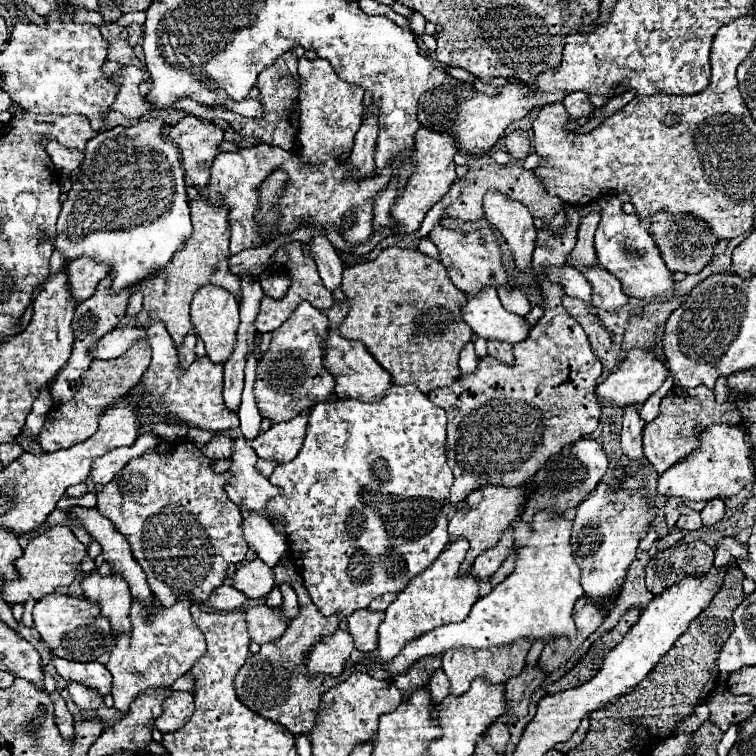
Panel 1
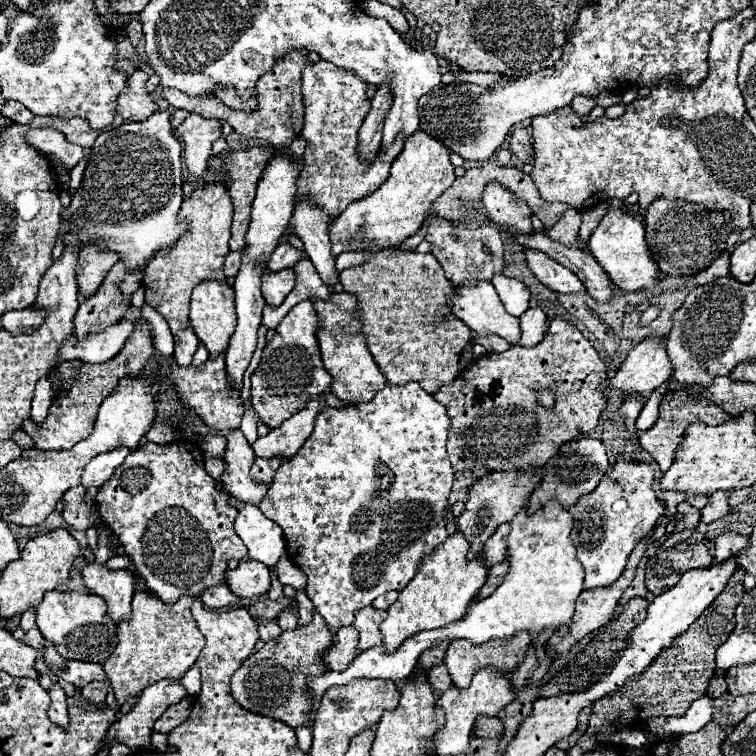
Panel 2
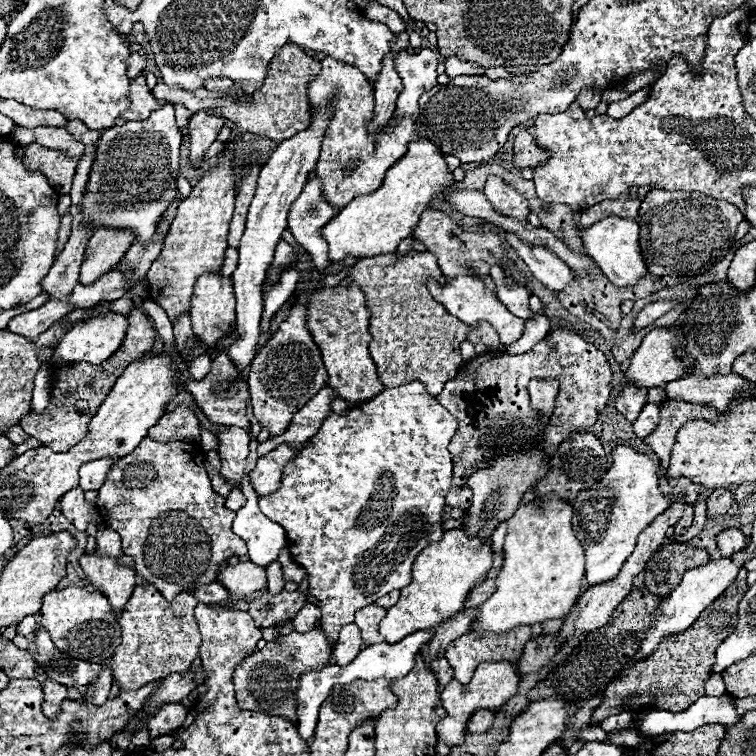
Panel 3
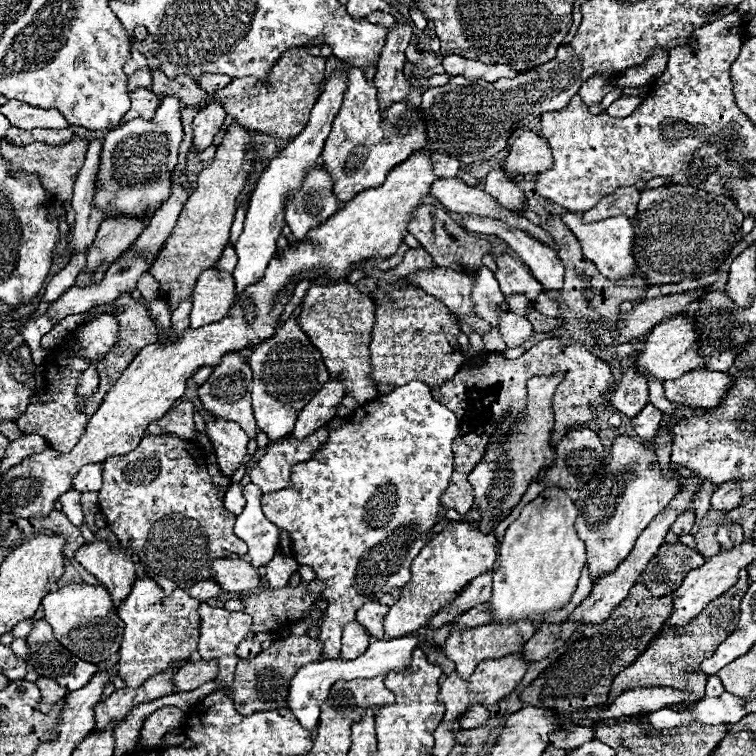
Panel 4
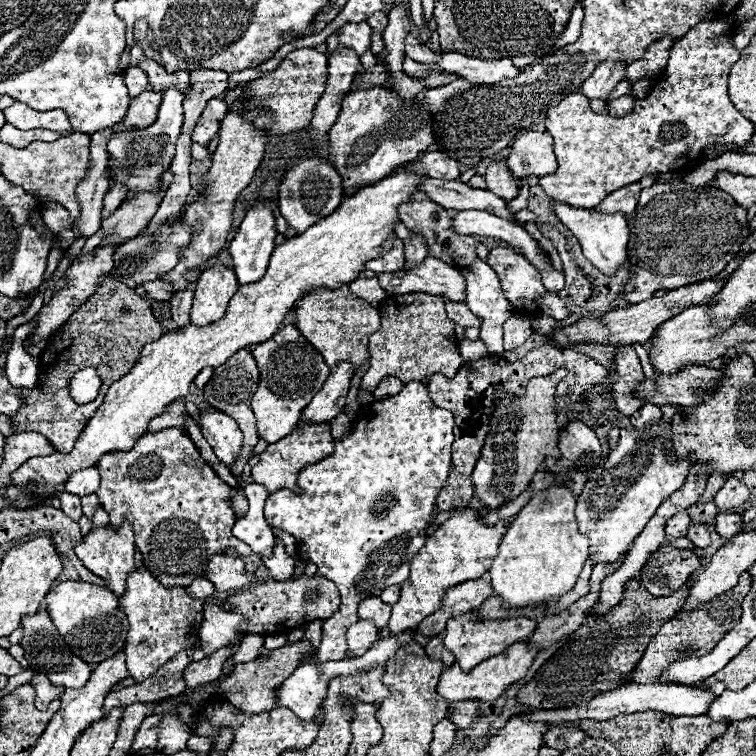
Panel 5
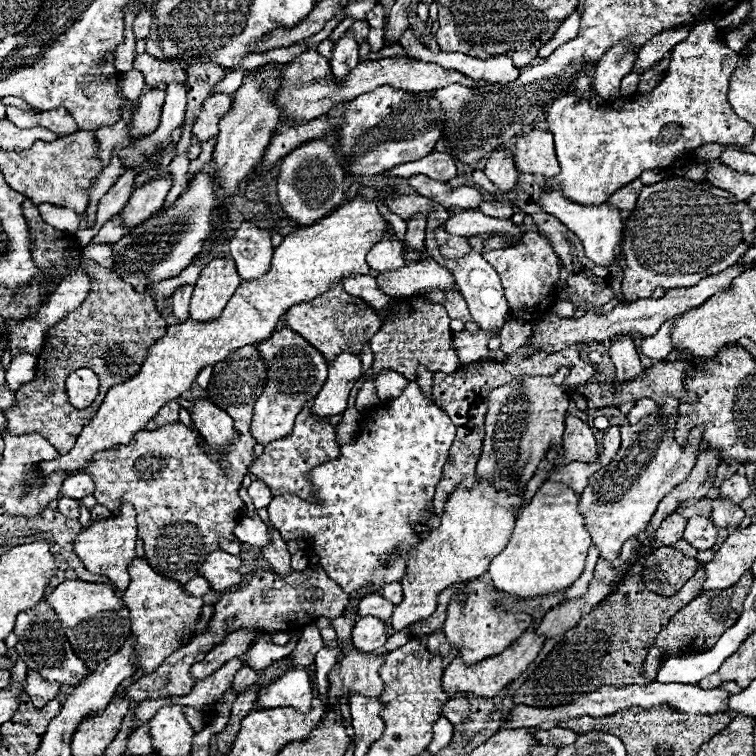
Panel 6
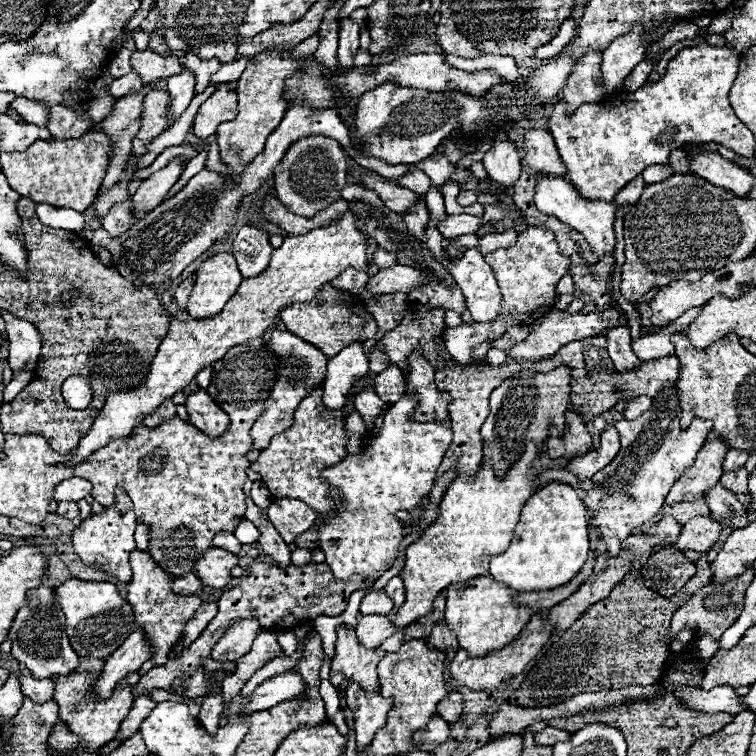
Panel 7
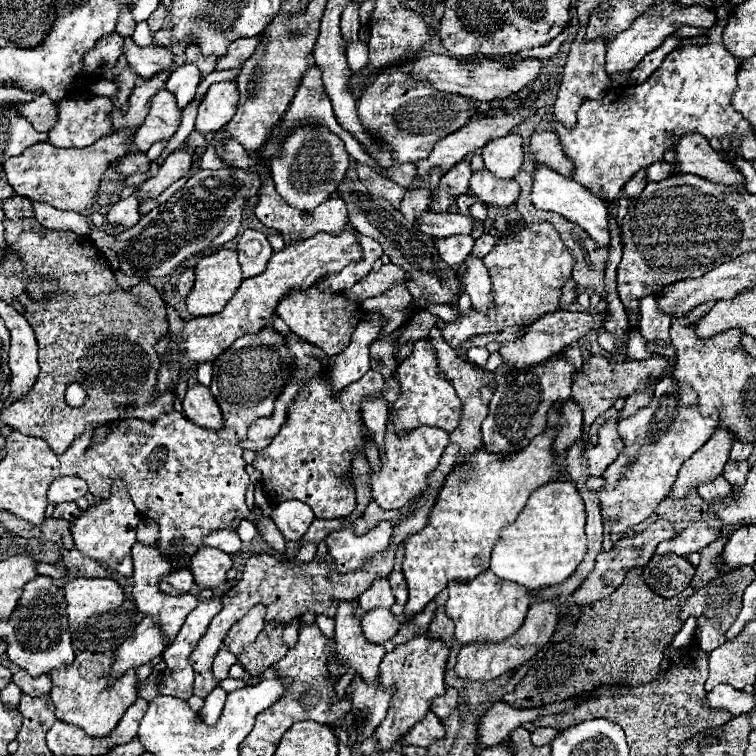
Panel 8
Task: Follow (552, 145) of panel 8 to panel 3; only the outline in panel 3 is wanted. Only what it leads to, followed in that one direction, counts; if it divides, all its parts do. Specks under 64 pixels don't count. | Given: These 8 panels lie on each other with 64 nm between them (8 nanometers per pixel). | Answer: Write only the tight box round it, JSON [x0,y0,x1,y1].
[514,130,546,168]

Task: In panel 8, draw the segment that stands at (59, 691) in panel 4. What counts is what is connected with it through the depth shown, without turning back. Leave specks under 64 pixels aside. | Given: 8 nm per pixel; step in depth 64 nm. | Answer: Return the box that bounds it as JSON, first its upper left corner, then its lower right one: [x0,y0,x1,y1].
[12,670,52,696]

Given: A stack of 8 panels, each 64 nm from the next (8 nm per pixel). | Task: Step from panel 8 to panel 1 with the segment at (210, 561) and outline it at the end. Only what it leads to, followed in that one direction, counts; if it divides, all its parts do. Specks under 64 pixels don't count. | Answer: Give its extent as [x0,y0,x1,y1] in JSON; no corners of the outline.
[234,558,274,598]

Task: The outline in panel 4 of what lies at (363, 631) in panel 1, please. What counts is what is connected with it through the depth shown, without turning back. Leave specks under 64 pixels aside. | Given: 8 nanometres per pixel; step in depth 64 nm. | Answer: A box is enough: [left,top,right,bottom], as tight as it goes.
[356,602,388,638]

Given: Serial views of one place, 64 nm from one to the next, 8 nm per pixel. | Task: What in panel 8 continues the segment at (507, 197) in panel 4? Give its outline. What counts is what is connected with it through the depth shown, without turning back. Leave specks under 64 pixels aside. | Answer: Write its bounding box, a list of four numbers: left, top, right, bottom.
[482,134,524,180]

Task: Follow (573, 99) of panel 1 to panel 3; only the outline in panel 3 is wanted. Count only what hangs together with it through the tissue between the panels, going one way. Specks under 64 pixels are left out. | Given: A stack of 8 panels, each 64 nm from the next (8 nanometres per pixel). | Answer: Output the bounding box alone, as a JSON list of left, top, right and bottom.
[576,90,602,112]

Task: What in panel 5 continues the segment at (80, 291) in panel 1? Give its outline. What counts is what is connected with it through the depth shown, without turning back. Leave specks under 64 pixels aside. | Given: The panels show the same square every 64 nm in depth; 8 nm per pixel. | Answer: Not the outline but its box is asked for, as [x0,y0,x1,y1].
[100,184,168,250]

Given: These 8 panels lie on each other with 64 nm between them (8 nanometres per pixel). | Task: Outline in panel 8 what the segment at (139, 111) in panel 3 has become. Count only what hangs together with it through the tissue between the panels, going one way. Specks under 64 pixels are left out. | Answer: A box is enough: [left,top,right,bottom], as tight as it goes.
[134,90,180,152]

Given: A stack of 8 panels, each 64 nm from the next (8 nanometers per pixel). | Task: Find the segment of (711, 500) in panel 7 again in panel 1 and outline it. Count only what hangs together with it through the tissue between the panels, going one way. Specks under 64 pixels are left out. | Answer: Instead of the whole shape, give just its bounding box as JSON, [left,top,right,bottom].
[714,538,748,568]

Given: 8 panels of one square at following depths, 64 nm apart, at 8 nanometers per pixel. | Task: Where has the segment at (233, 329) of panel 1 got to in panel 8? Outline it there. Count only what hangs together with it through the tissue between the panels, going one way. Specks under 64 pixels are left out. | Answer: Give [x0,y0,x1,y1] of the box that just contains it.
[186,250,244,318]

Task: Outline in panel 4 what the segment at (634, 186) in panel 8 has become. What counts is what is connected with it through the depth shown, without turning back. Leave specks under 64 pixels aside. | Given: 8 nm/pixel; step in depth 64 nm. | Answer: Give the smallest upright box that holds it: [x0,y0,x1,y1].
[582,186,640,222]

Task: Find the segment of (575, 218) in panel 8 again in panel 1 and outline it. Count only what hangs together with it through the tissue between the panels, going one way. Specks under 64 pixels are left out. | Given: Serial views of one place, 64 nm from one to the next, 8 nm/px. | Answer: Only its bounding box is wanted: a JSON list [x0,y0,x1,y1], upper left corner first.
[594,196,674,300]

